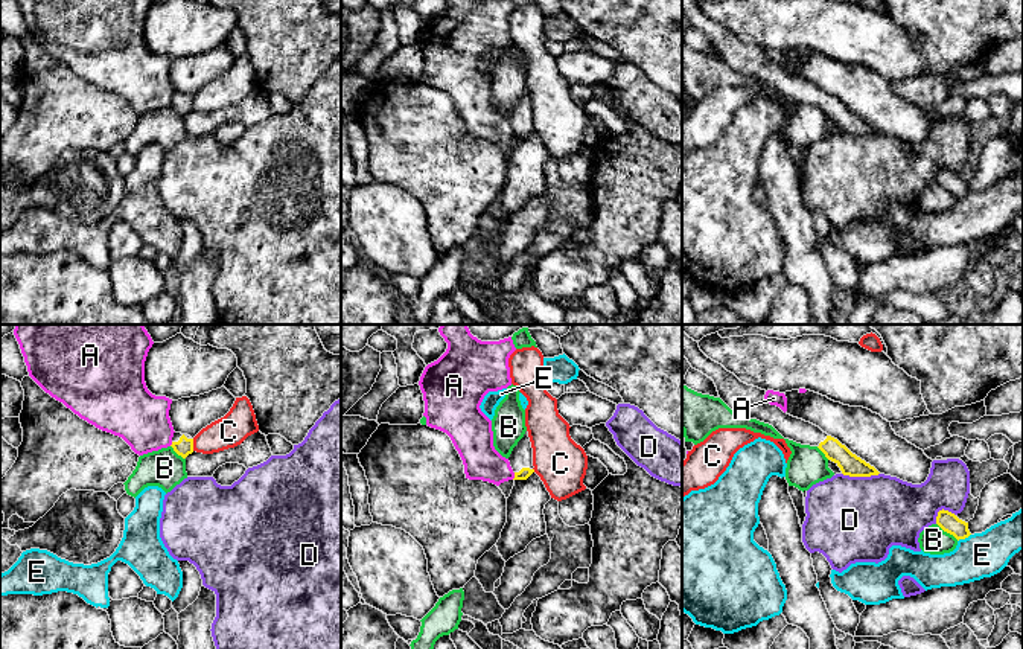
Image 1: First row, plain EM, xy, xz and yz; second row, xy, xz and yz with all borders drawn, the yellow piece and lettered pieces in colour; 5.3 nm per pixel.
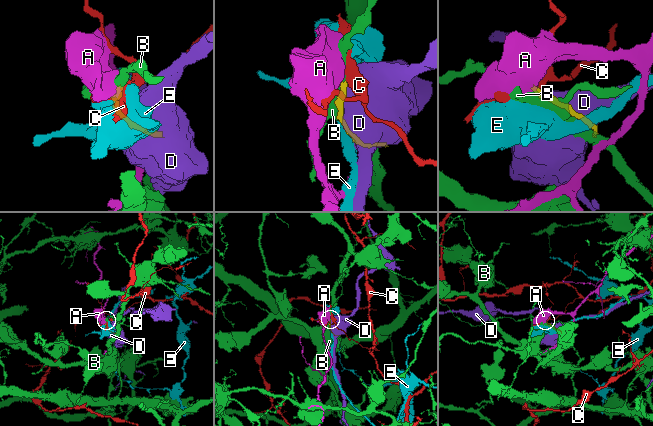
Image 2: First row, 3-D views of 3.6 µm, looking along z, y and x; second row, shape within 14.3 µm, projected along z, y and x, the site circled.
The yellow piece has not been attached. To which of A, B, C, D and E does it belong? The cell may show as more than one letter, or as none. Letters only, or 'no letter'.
no letter

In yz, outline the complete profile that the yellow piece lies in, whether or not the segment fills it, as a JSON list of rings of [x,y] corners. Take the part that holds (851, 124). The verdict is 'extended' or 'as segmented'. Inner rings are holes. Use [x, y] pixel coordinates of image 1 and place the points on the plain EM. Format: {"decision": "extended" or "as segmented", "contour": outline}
{"decision": "extended", "contour": [[[682,0],[682,14],[688,18],[693,27],[702,30],[708,37],[711,37],[717,46],[720,58],[735,72],[757,78],[760,81],[772,84],[784,98],[793,99],[801,104],[817,105],[828,119],[834,120],[843,134],[849,136],[871,136],[878,134],[880,131],[852,113],[845,104],[842,104],[837,98],[824,91],[819,85],[805,81],[802,78],[793,76],[784,72],[779,66],[770,64],[766,58],[766,49],[761,49],[754,44],[747,44],[741,41],[734,32],[728,30],[722,23],[708,17],[699,6],[697,0]]]}

